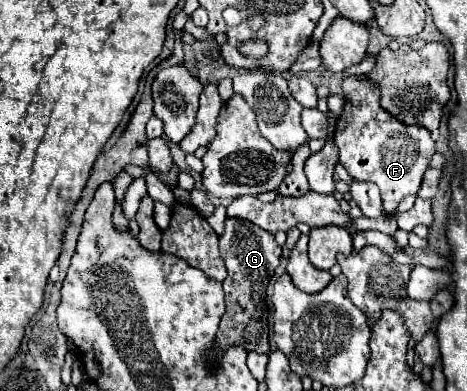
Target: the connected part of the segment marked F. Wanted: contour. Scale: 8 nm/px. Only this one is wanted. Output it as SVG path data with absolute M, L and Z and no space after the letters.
M366 76L344 78L344 112L334 130L334 144L340 152L340 164L354 180L376 182L382 196L382 210L394 216L404 196L420 190L422 176L436 152L430 132L422 126L404 126L392 114L380 108L380 90Z

